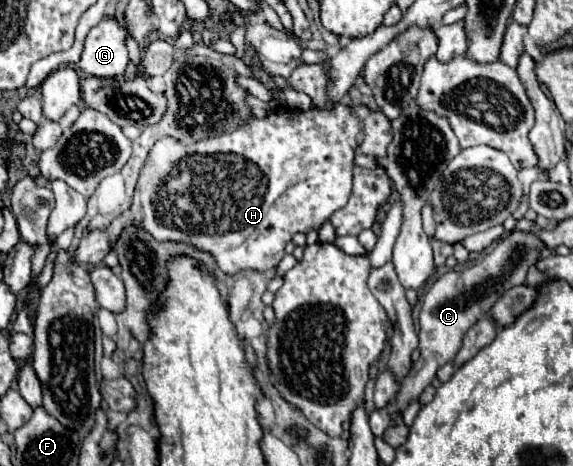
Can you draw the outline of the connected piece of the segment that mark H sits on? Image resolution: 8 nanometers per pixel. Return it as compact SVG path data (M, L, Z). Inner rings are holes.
M344 100L332 110L310 108L306 112L272 112L262 120L252 118L236 132L200 140L196 144L180 144L172 138L164 138L150 150L148 164L134 190L132 208L116 218L110 228L88 232L70 256L70 262L78 266L100 264L112 248L116 232L120 232L124 224L142 224L156 240L184 240L208 250L226 274L250 268L260 272L274 268L284 256L286 242L292 240L296 232L306 234L318 230L332 212L348 202L352 190L352 160L360 132L362 124L356 106Z

